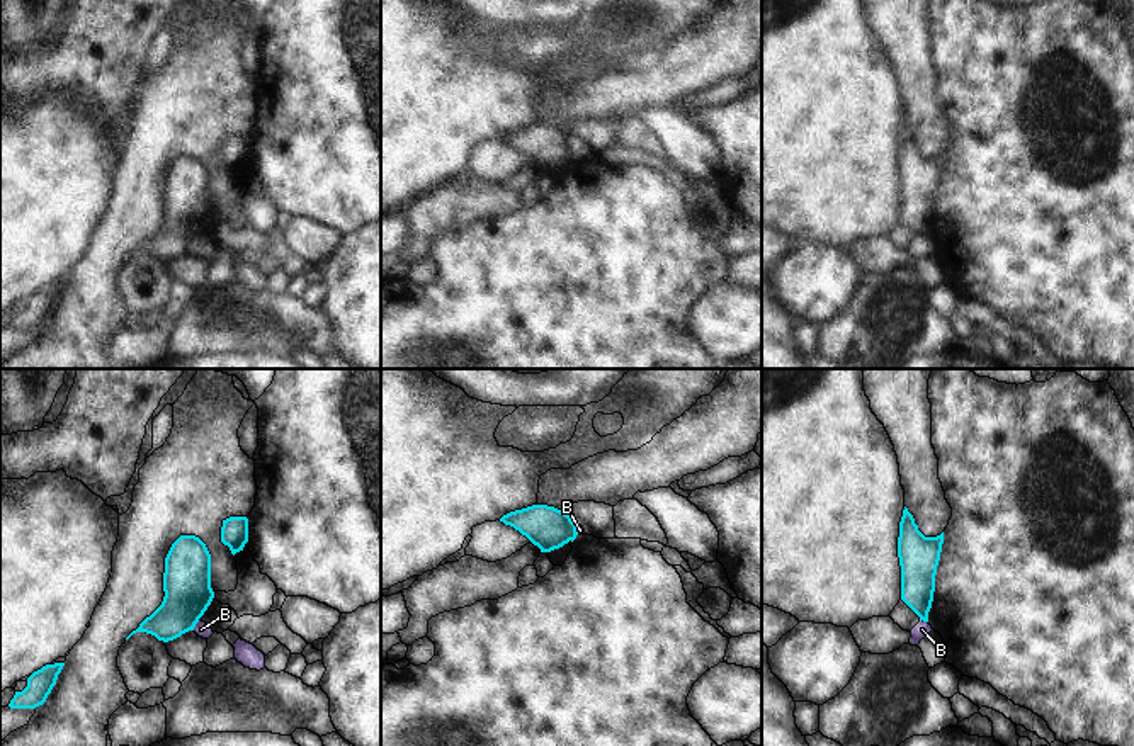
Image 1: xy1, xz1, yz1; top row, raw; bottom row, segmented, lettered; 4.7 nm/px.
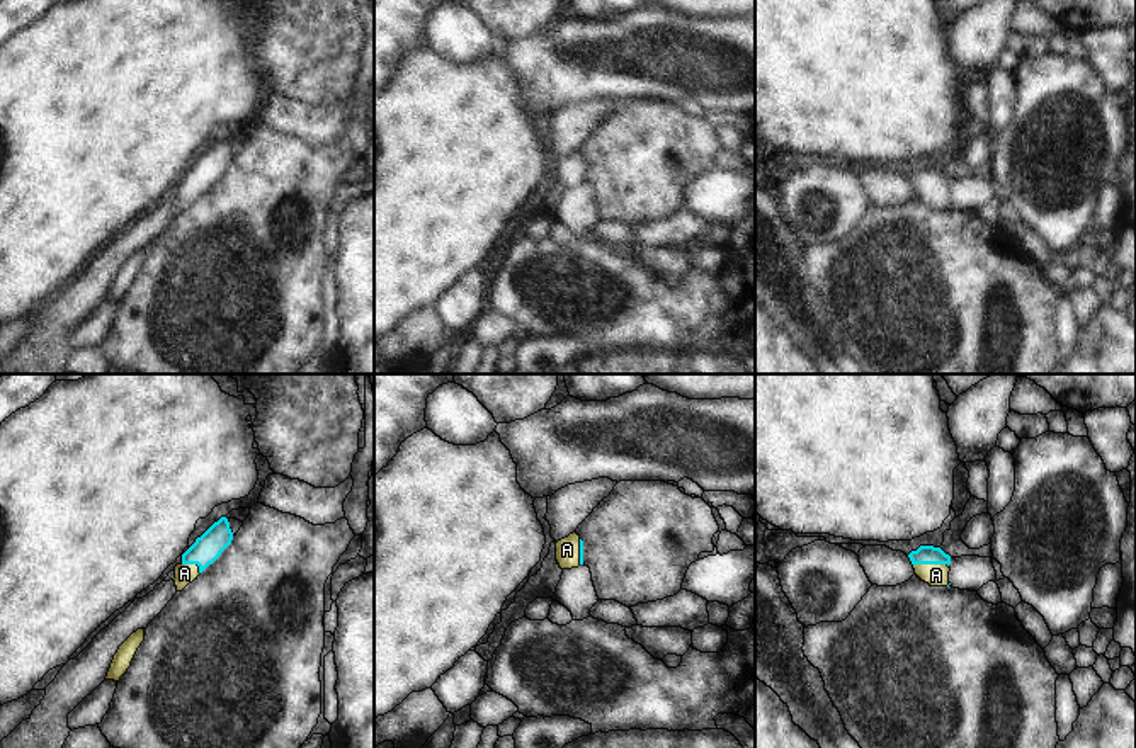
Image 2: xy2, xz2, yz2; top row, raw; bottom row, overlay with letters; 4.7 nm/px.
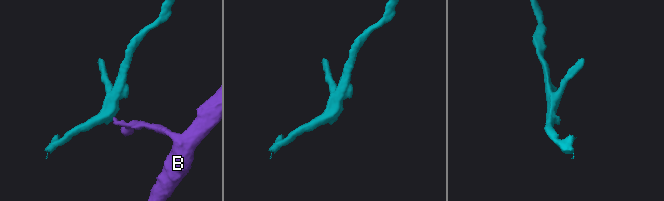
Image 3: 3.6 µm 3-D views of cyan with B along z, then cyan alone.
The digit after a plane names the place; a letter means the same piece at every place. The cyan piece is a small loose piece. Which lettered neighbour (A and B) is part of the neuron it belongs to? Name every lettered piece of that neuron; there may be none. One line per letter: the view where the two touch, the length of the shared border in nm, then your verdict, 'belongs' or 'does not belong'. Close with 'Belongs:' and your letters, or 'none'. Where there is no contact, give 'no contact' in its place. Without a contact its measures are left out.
A: contact in yz2; length 170 nm; belongs
B: contact in xy1; length 60 nm; does not belong
Belongs: A

